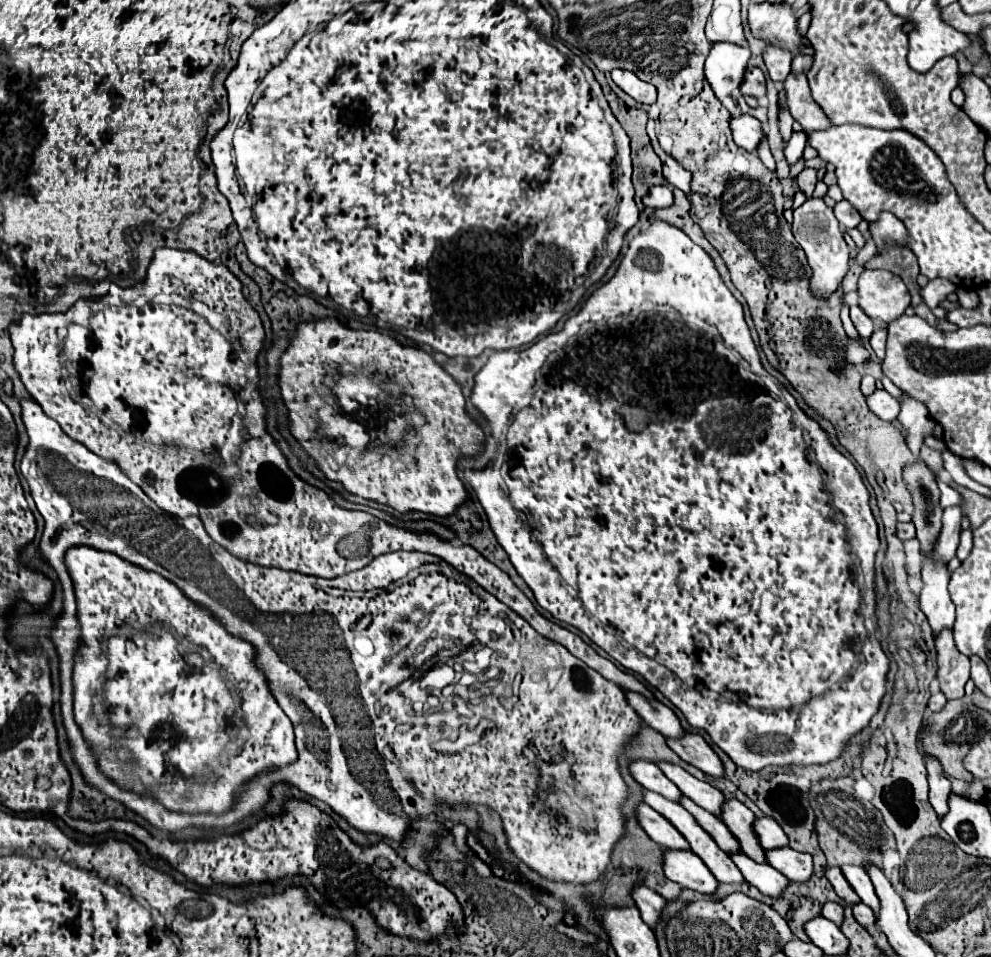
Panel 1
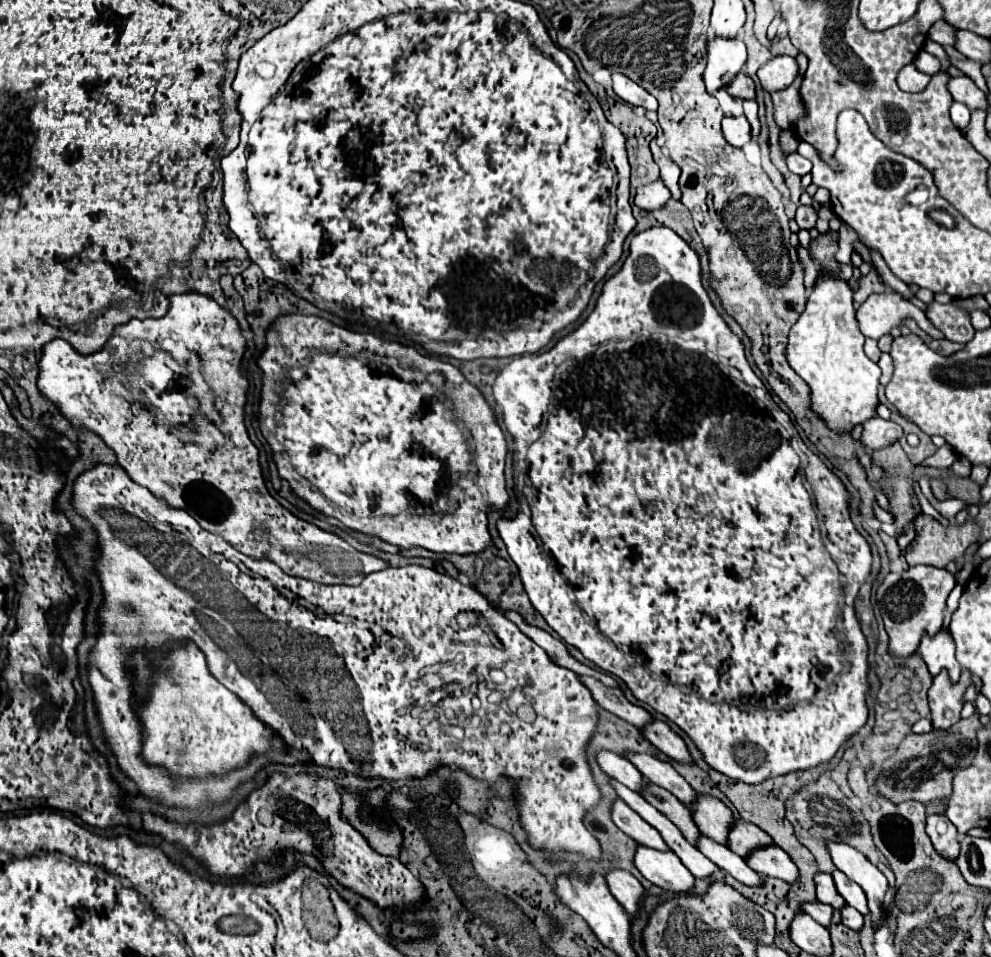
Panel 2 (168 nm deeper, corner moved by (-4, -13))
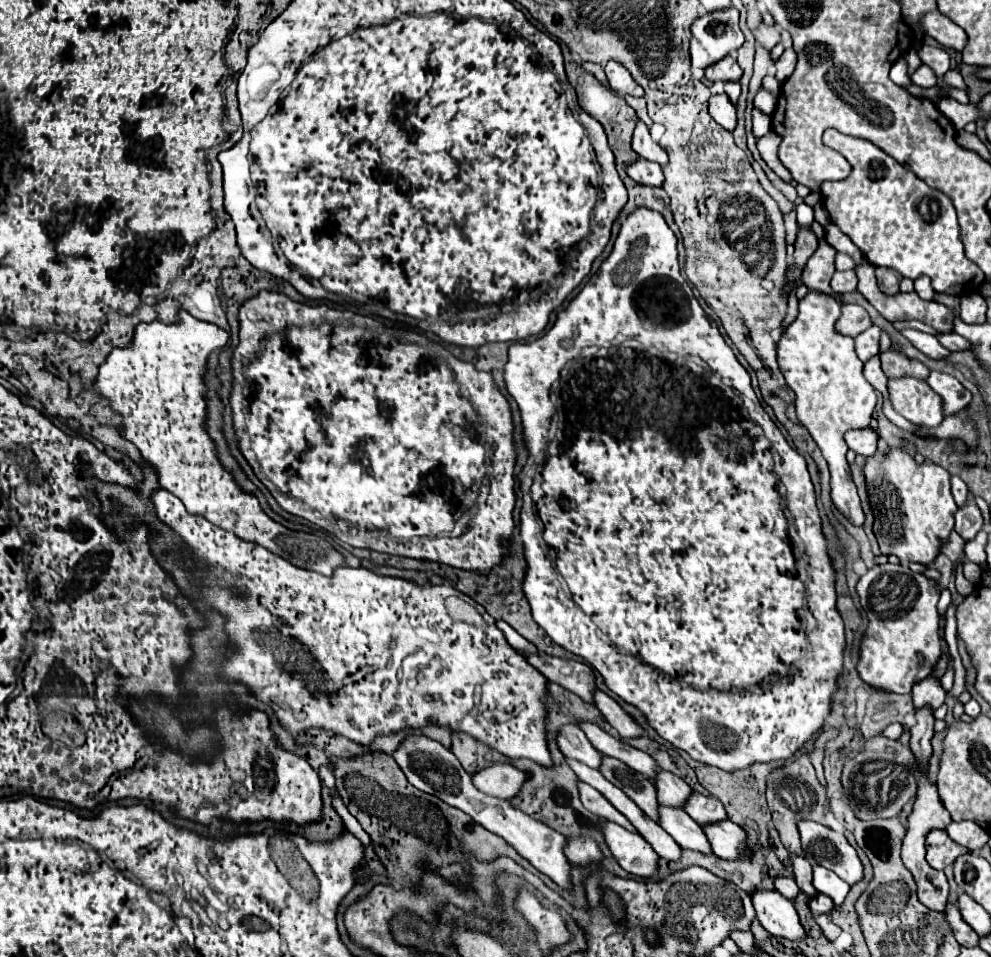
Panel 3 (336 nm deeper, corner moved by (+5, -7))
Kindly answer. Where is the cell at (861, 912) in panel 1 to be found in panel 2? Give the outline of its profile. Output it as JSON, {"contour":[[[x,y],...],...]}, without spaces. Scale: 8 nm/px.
{"contour":[[[844,906],[844,908],[840,910],[840,914],[842,914],[842,924],[844,924],[844,926],[848,926],[848,928],[852,928],[852,930],[860,930],[860,928],[862,928],[864,916],[862,916],[858,910],[854,910],[852,906]]]}

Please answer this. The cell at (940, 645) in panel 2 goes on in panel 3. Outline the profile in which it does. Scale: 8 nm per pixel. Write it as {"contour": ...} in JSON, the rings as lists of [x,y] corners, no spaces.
{"contour":[[[937,664],[931,668],[931,672],[923,680],[917,680],[913,684],[913,692],[911,694],[913,694],[915,708],[921,708],[923,704],[929,704],[933,710],[937,710],[945,702],[947,692],[943,690],[941,680],[935,676],[935,672],[937,672]]]}

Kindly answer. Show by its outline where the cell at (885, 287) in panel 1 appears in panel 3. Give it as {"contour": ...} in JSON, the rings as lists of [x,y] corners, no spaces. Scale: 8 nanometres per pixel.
{"contour":[[[843,304],[841,308],[841,316],[837,320],[837,332],[845,334],[845,336],[857,336],[861,332],[865,332],[867,328],[871,328],[873,322],[867,314],[867,310],[859,304]]]}

